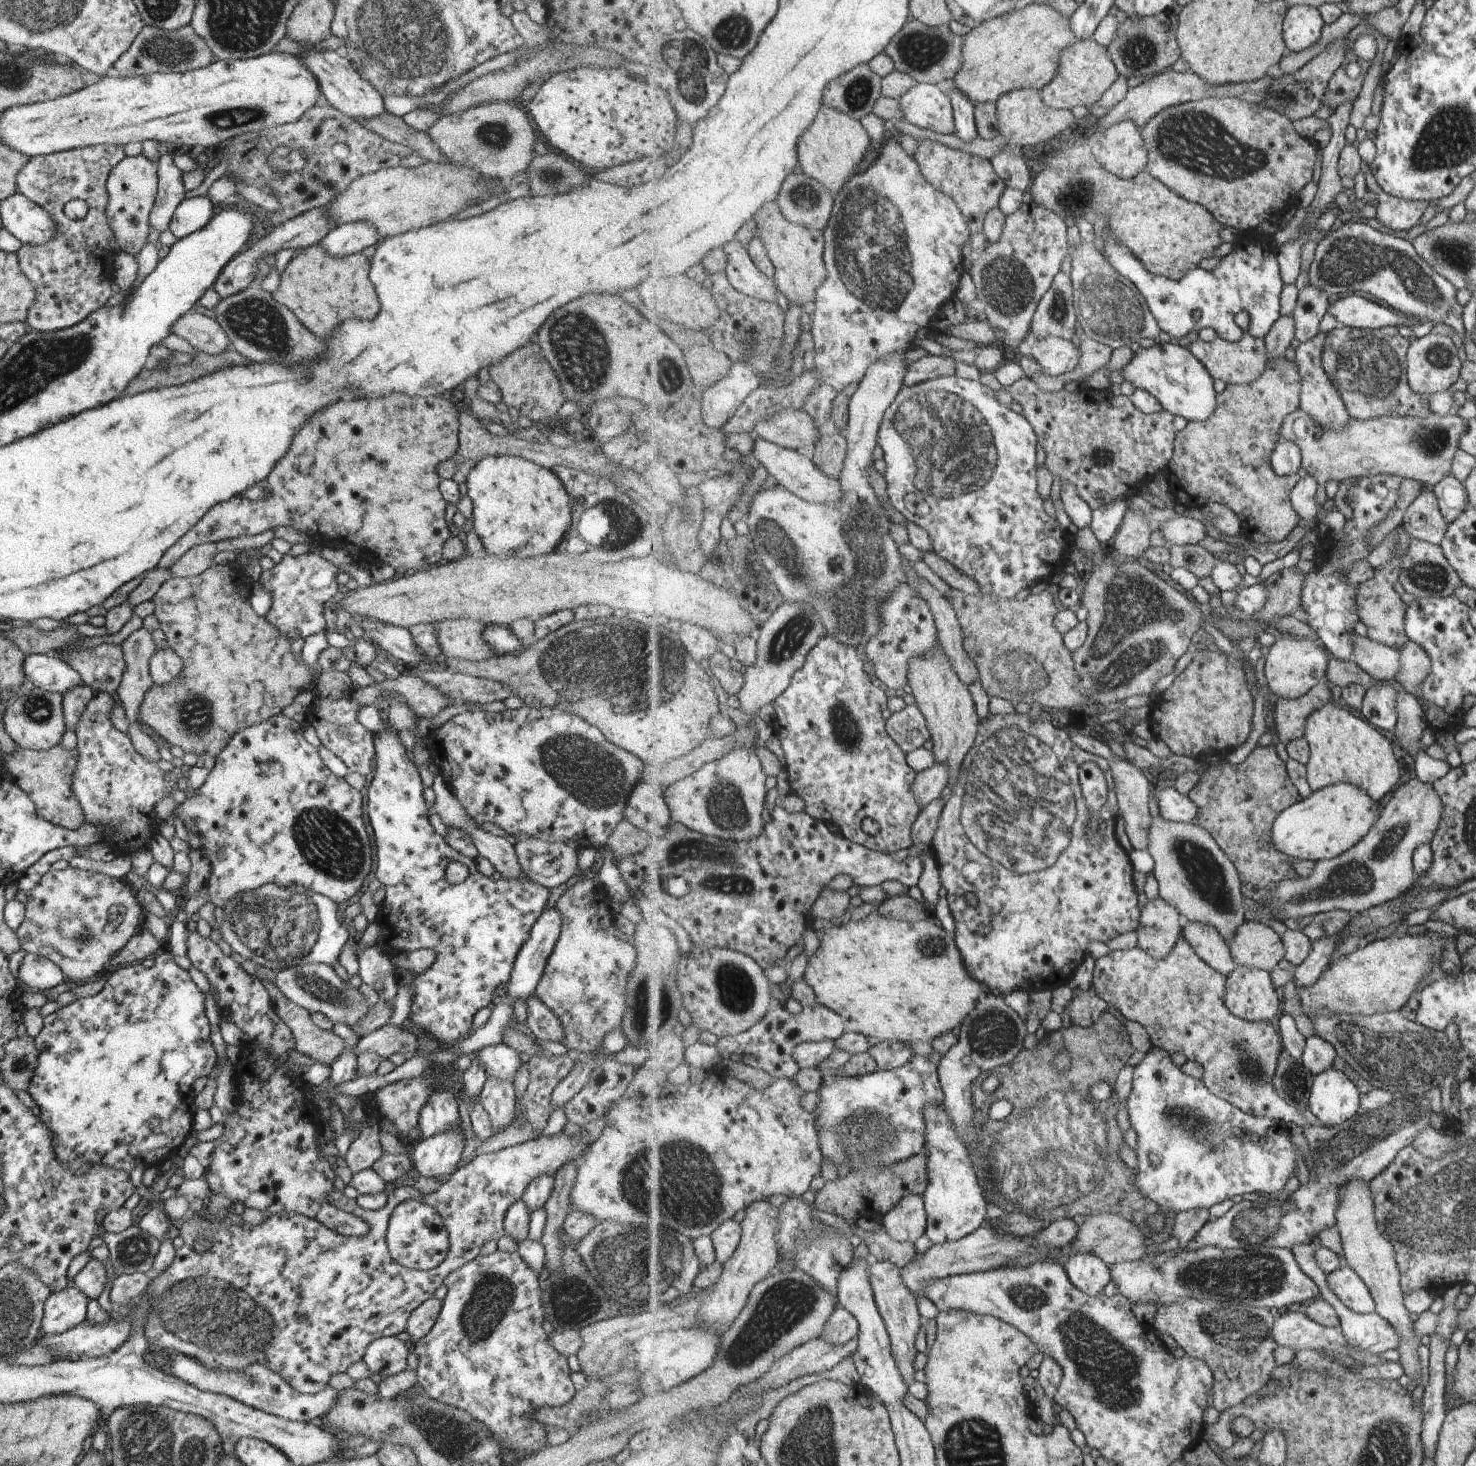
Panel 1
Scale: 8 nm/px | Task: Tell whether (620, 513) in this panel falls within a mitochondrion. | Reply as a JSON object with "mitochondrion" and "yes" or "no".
{"mitochondrion":"yes"}

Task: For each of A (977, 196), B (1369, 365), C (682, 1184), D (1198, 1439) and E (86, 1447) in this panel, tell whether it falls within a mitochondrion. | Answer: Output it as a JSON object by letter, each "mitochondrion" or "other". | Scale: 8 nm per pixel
{"A":"other","B":"mitochondrion","C":"mitochondrion","D":"other","E":"other"}

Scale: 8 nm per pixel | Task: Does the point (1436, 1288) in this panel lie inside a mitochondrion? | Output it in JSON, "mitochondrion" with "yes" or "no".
{"mitochondrion":"no"}

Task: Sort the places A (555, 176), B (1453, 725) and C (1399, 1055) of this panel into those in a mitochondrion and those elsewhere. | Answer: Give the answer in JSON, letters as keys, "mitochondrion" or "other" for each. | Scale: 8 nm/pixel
{"A":"mitochondrion","B":"other","C":"mitochondrion"}

